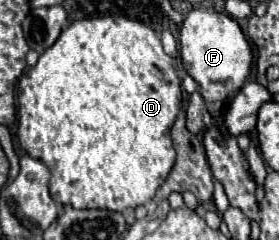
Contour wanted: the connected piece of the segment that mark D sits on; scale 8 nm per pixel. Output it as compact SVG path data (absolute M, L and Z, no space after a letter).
M99 16L99 18L83 18L83 20L71 22L61 32L57 42L39 56L37 64L33 68L29 68L29 72L25 70L23 78L19 80L18 89L17 137L19 144L21 148L27 150L27 154L31 158L39 158L51 170L49 190L51 190L51 198L57 204L71 204L73 208L107 208L107 210L123 212L125 208L135 208L135 206L147 204L155 196L157 188L165 182L167 174L171 172L173 162L175 162L175 150L173 150L173 144L169 138L169 130L171 130L171 126L177 118L177 112L181 108L181 82L173 68L173 58L163 52L157 32L153 28L145 26L143 22L131 20L125 16Z

